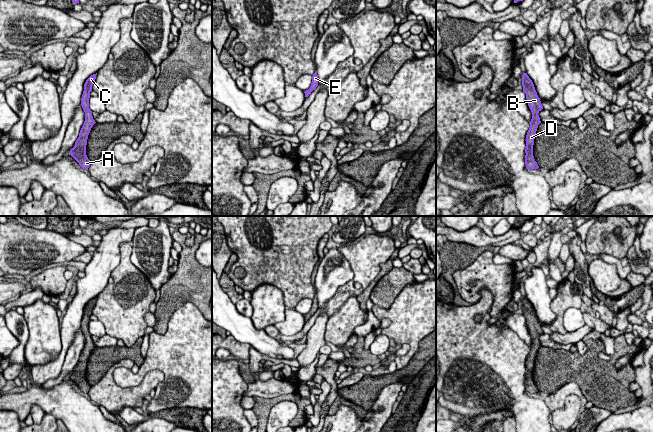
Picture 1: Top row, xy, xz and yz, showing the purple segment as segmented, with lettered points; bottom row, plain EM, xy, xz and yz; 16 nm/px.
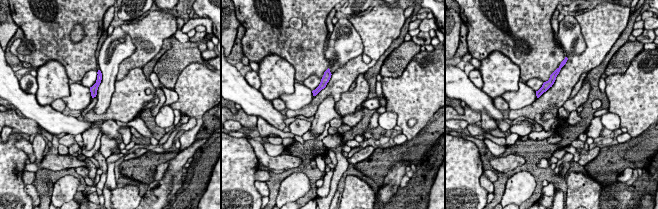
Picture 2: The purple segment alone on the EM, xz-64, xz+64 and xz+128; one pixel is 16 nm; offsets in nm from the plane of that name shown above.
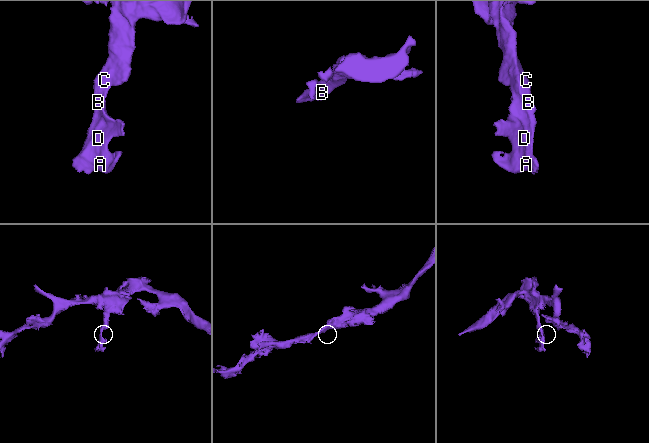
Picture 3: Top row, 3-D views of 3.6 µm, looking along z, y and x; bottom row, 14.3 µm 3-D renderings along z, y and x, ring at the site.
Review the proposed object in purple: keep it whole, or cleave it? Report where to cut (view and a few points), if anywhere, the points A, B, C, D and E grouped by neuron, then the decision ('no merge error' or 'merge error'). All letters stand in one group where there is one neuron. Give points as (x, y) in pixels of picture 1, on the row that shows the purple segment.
no cut | A B C D E | no merge error

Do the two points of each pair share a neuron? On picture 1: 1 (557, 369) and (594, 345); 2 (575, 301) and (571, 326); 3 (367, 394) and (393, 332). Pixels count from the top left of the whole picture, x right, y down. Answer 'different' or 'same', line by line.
1: same
2: different
3: different

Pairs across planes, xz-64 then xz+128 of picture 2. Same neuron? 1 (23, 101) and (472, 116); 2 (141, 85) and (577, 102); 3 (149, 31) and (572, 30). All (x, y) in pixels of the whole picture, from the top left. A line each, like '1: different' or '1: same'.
1: different
2: same
3: different

